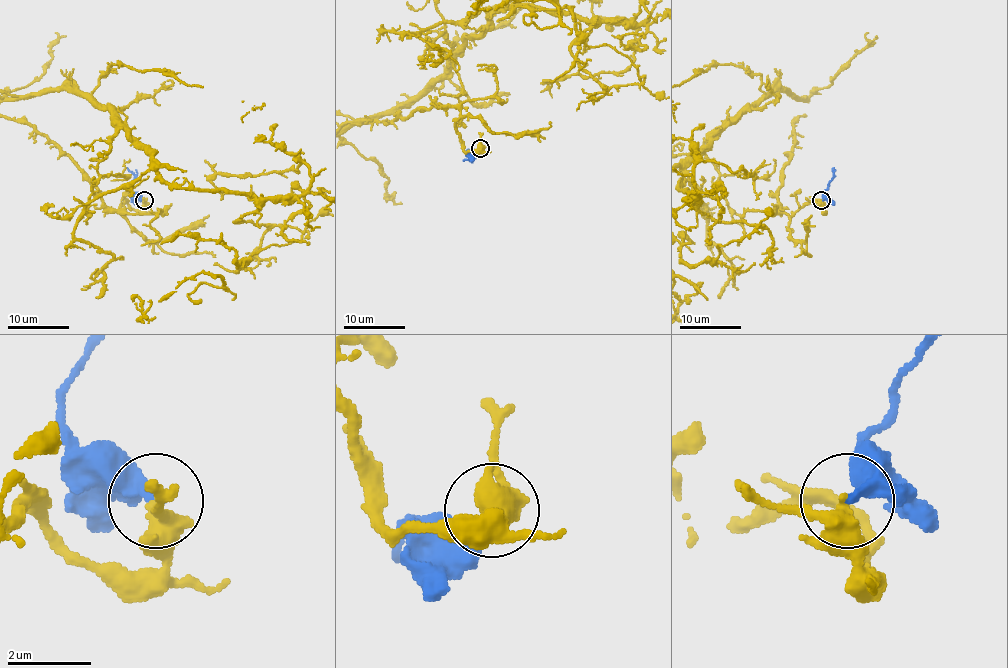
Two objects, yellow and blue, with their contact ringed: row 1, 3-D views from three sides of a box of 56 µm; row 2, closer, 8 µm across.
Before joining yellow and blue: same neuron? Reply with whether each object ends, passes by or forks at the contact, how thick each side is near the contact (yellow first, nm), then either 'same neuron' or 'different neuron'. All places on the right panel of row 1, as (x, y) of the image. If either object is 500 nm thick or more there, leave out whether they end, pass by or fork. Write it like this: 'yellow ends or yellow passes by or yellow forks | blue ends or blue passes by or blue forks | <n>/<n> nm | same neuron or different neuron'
yellow passes by | blue ends | 400/280 nm | different neuron

